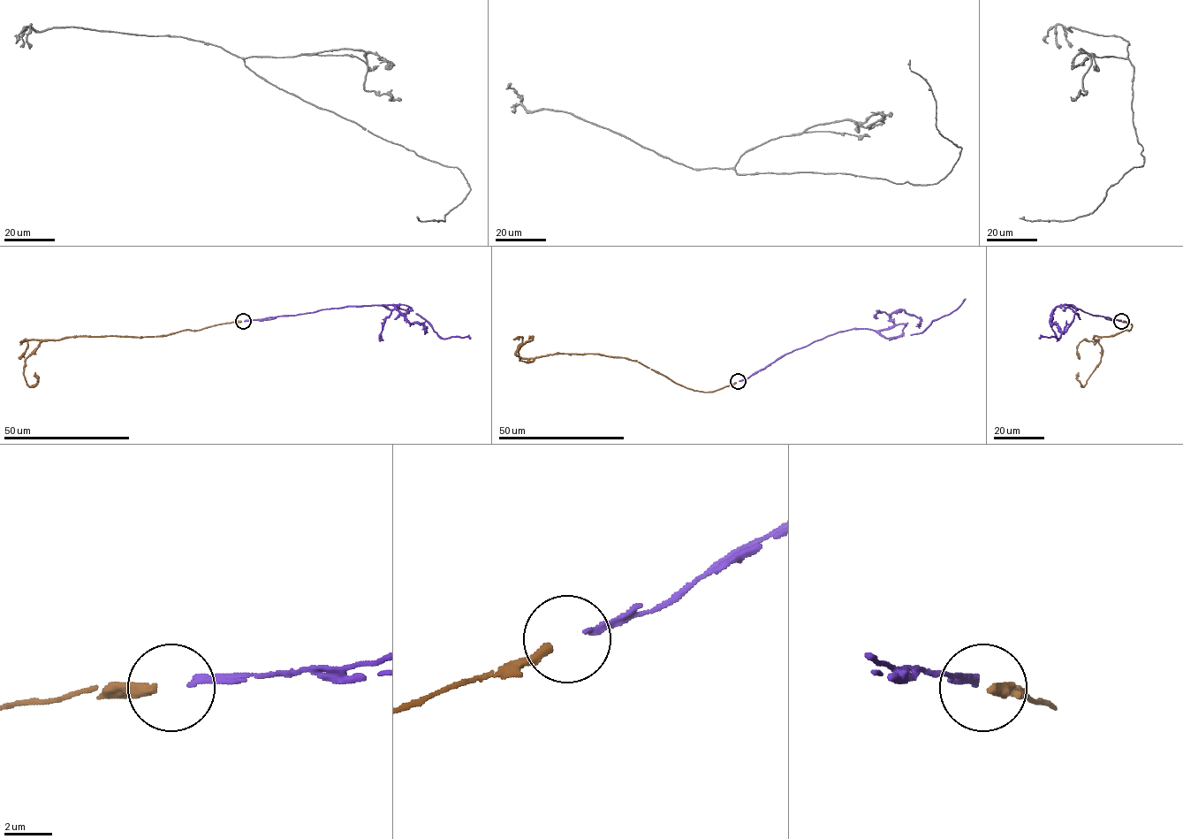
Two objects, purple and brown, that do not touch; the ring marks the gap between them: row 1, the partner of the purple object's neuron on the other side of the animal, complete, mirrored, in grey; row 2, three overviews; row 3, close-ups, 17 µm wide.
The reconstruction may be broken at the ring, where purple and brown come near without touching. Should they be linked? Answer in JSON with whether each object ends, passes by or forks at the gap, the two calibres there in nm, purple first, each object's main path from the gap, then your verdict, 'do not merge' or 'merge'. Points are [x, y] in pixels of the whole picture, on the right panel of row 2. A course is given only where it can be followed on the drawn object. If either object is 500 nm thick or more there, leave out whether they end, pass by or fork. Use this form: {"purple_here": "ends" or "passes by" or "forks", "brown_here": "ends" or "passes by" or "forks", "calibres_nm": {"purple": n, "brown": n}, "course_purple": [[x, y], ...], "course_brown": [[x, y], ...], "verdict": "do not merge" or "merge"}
{"purple_here": "ends", "brown_here": "ends", "calibres_nm": {"purple": 240, "brown": 400}, "course_purple": [[1120, 321], [1063, 304], [1056, 308], [1050, 322], [1062, 331], [1072, 323], [1067, 329], [1058, 339], [1038, 338]], "course_brown": [[1122, 321], [1132, 324], [1131, 330], [1094, 336], [1102, 348], [1101, 362], [1083, 385], [1077, 379], [1078, 372]], "verdict": "merge"}

